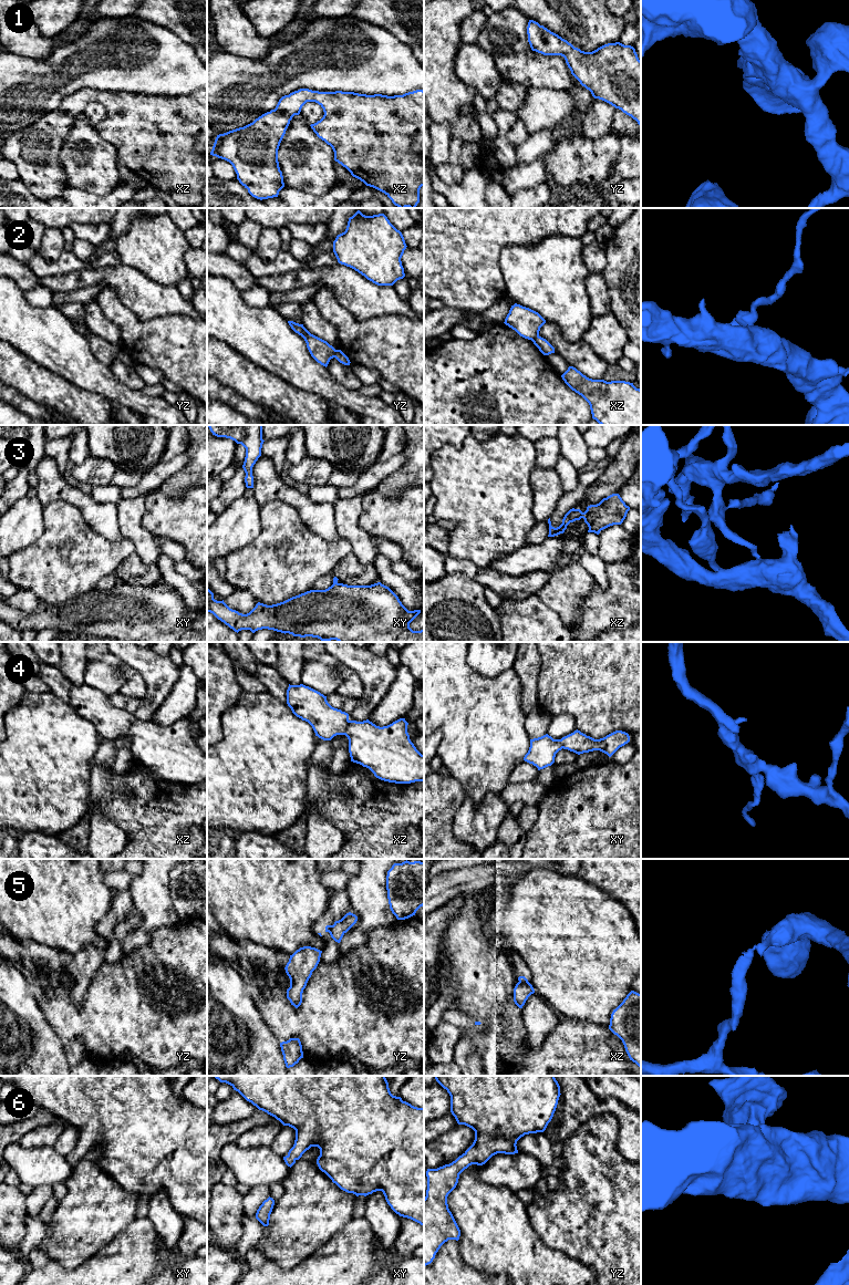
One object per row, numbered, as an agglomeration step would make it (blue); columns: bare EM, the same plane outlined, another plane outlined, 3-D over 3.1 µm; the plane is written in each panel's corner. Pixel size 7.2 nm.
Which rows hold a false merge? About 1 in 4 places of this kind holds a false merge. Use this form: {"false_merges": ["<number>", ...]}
{"false_merges": ["2", "3", "5"]}

